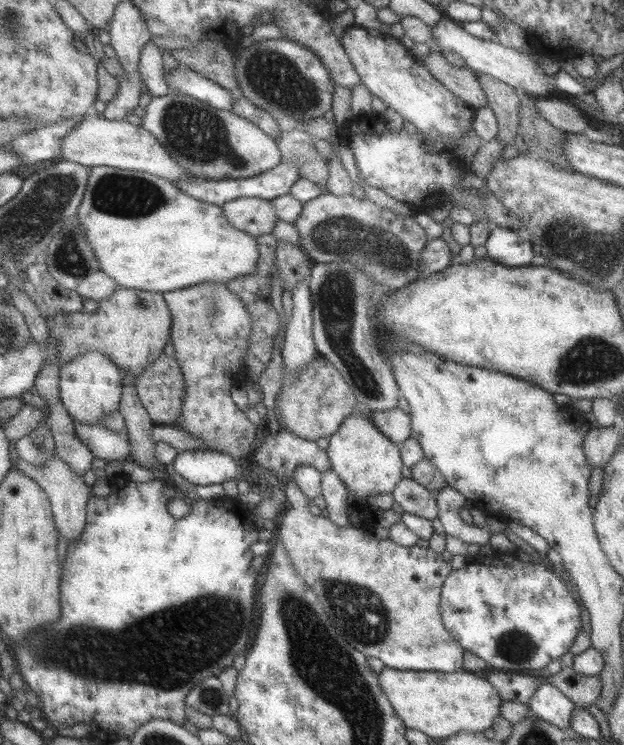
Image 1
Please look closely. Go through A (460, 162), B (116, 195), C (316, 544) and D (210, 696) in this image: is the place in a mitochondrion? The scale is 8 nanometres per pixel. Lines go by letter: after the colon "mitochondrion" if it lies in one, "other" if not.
A: other
B: mitochondrion
C: other
D: mitochondrion

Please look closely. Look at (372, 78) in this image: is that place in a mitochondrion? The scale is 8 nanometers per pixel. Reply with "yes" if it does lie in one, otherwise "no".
no

